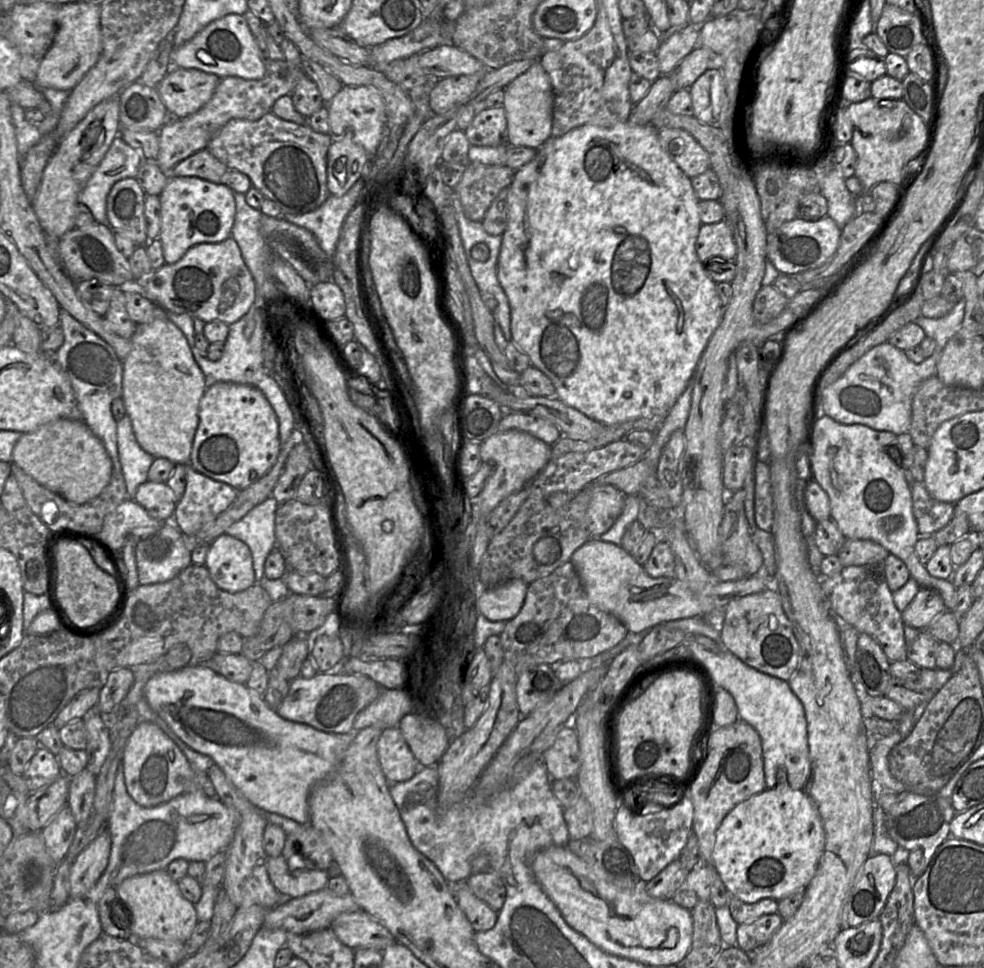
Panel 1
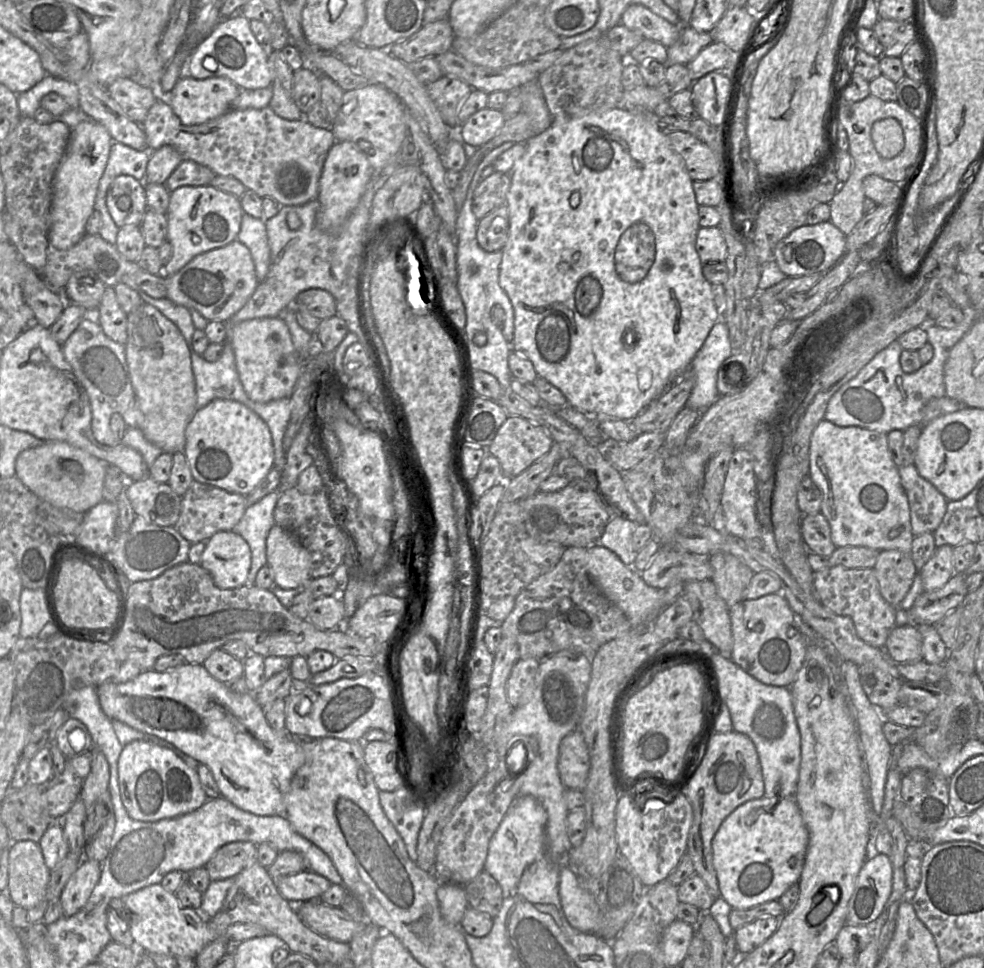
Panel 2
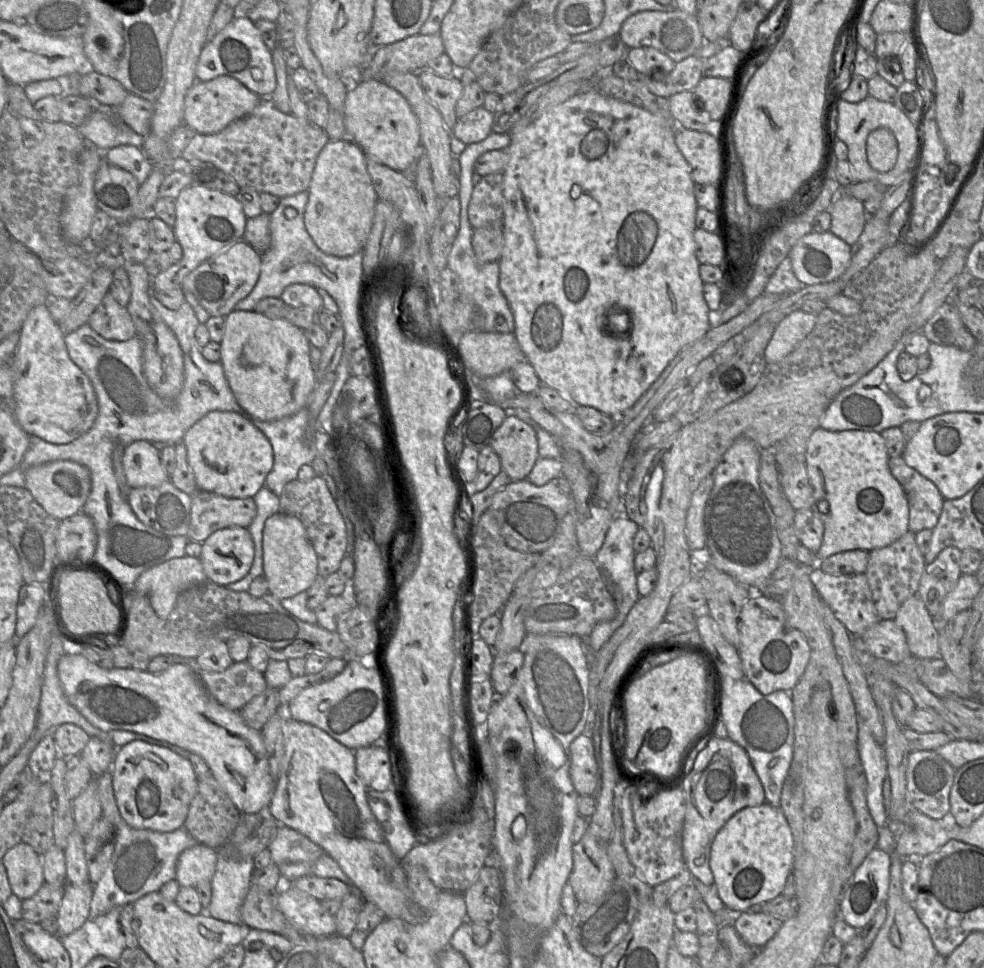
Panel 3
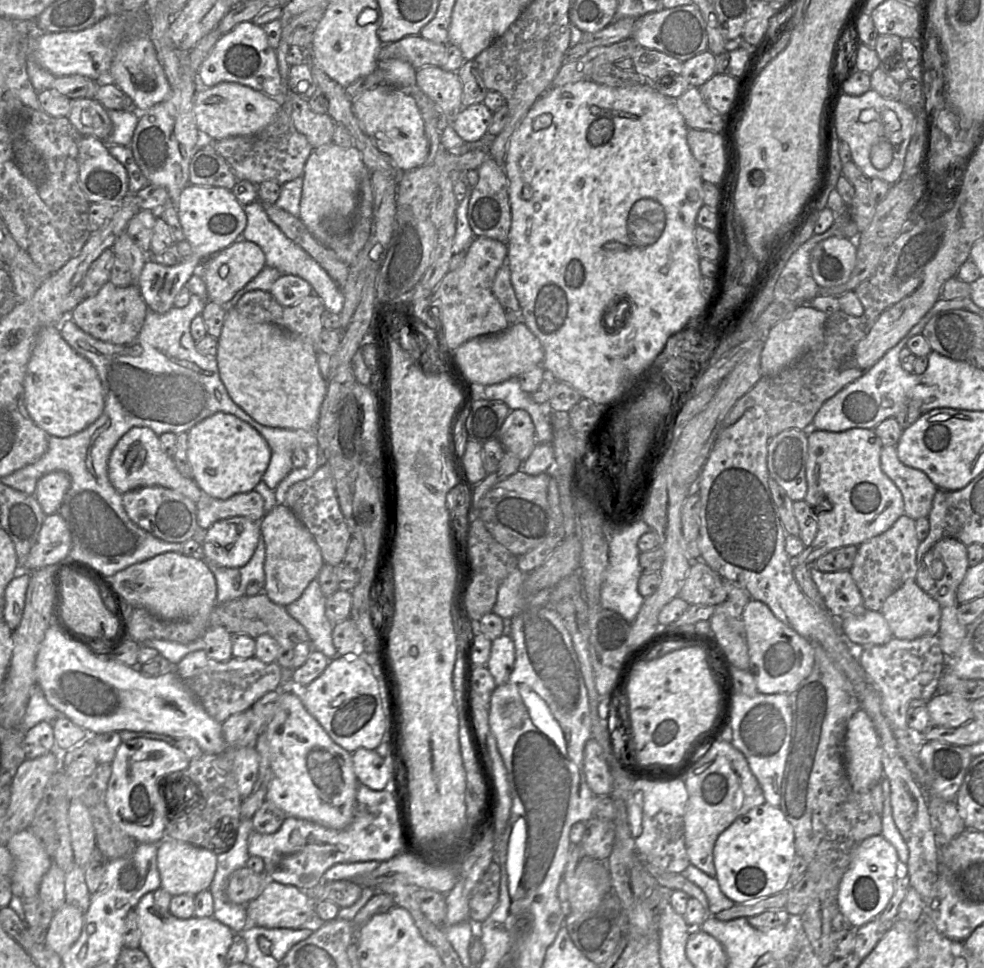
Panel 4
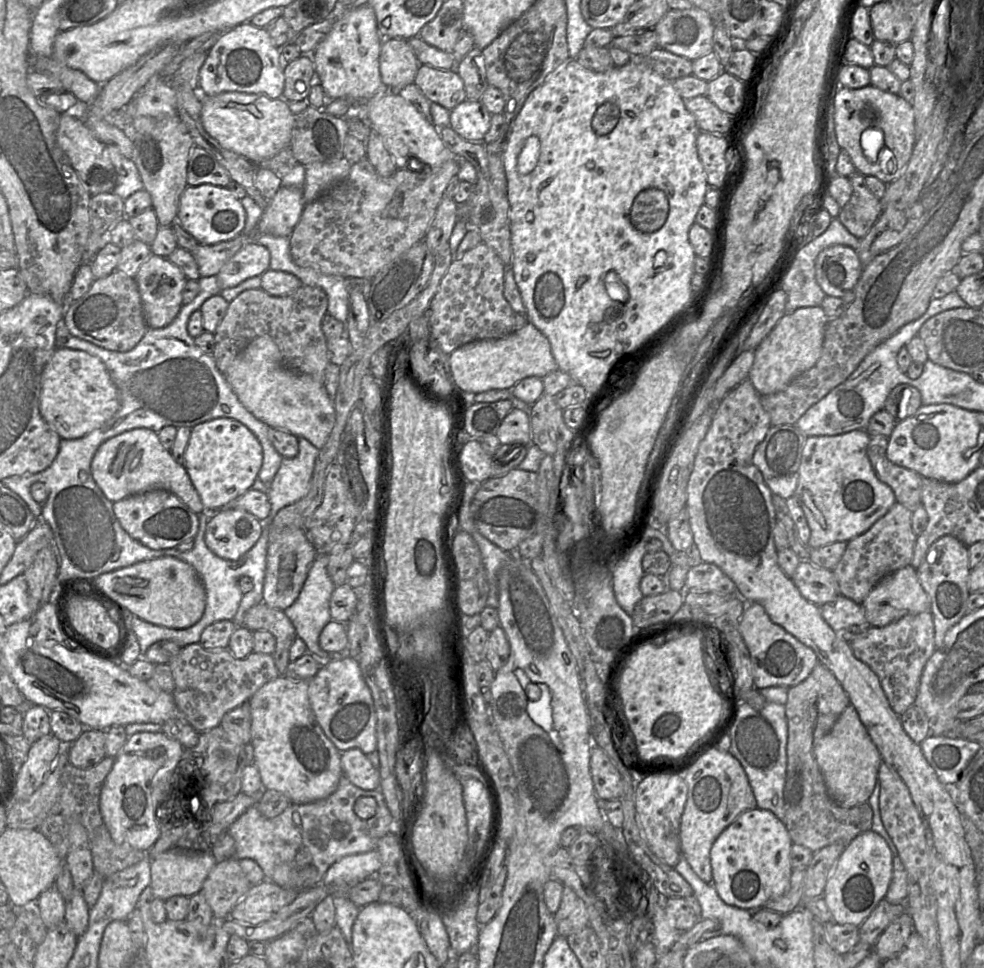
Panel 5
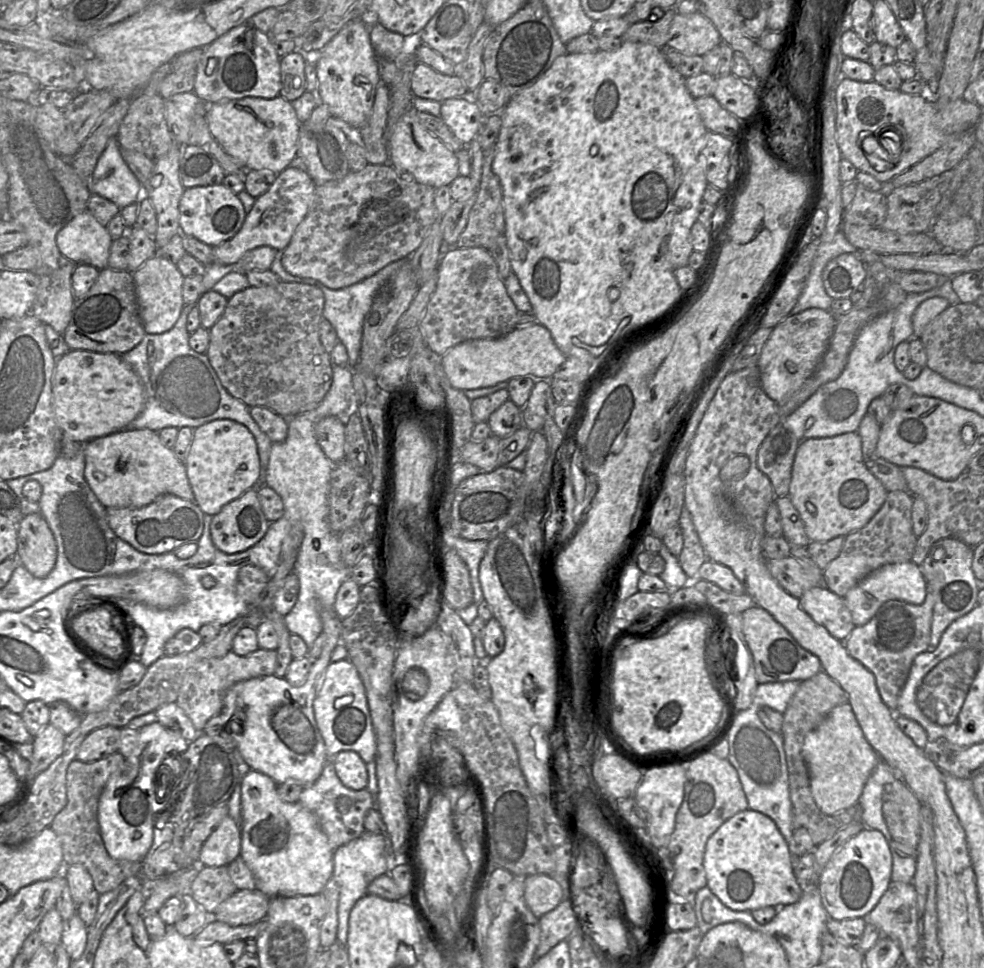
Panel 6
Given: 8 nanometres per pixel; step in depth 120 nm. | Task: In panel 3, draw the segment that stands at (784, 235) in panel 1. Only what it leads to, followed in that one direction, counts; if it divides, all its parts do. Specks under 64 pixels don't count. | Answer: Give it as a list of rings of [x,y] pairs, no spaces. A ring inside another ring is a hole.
[[[812,231],[798,240],[788,257],[804,285],[829,283],[838,280],[849,266],[851,245],[831,231]]]

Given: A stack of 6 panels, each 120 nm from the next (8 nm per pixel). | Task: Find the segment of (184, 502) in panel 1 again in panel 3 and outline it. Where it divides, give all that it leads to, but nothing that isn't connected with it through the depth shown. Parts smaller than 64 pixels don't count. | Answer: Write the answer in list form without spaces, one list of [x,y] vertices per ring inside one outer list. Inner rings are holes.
[[[198,489],[191,495],[189,541],[205,542],[215,531],[241,526],[248,528],[257,514],[253,497],[227,498]]]

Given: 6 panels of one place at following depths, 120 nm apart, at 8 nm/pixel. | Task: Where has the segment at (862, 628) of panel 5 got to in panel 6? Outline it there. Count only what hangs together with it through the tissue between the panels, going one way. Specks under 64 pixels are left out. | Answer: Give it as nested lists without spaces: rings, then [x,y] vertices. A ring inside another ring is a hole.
[[[825,585],[806,590],[799,602],[801,608],[837,640],[845,640],[855,627],[844,599]]]

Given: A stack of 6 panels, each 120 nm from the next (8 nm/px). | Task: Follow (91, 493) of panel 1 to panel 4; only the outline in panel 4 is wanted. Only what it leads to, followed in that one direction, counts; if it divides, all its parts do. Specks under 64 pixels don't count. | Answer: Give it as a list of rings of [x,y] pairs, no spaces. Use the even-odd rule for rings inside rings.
[[[52,471],[37,481],[34,496],[45,515],[58,512],[70,485],[70,475],[65,471]]]

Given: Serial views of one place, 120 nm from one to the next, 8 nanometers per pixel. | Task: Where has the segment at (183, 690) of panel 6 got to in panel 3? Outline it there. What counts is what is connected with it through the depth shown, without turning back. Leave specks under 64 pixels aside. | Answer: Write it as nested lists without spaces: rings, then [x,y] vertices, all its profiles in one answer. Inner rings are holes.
[[[247,660],[234,662],[219,672],[198,670],[198,675],[208,693],[232,711],[240,711],[268,688],[264,674],[254,669]]]

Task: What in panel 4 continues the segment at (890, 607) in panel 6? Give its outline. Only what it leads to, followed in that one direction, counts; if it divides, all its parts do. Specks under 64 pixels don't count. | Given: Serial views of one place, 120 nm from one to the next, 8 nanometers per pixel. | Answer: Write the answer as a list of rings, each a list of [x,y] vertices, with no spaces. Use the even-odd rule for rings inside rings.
[[[937,634],[911,640],[892,637],[885,644],[857,647],[858,660],[880,694],[882,711],[895,738],[913,734],[906,718],[909,704],[914,699],[928,701],[937,694],[939,679],[945,669],[945,655]]]

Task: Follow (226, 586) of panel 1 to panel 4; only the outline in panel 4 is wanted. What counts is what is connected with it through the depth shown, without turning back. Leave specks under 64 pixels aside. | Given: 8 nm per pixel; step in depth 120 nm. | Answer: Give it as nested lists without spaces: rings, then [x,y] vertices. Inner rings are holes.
[[[241,516],[218,520],[206,530],[205,561],[228,568],[242,567],[253,556],[260,537],[260,521]]]

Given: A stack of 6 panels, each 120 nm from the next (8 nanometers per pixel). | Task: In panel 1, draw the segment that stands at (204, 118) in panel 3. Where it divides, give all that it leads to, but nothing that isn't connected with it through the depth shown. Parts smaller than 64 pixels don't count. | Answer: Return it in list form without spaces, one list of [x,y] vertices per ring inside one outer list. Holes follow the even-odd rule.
[[[171,68],[156,88],[170,118],[184,118],[211,99],[219,80],[197,69]]]

